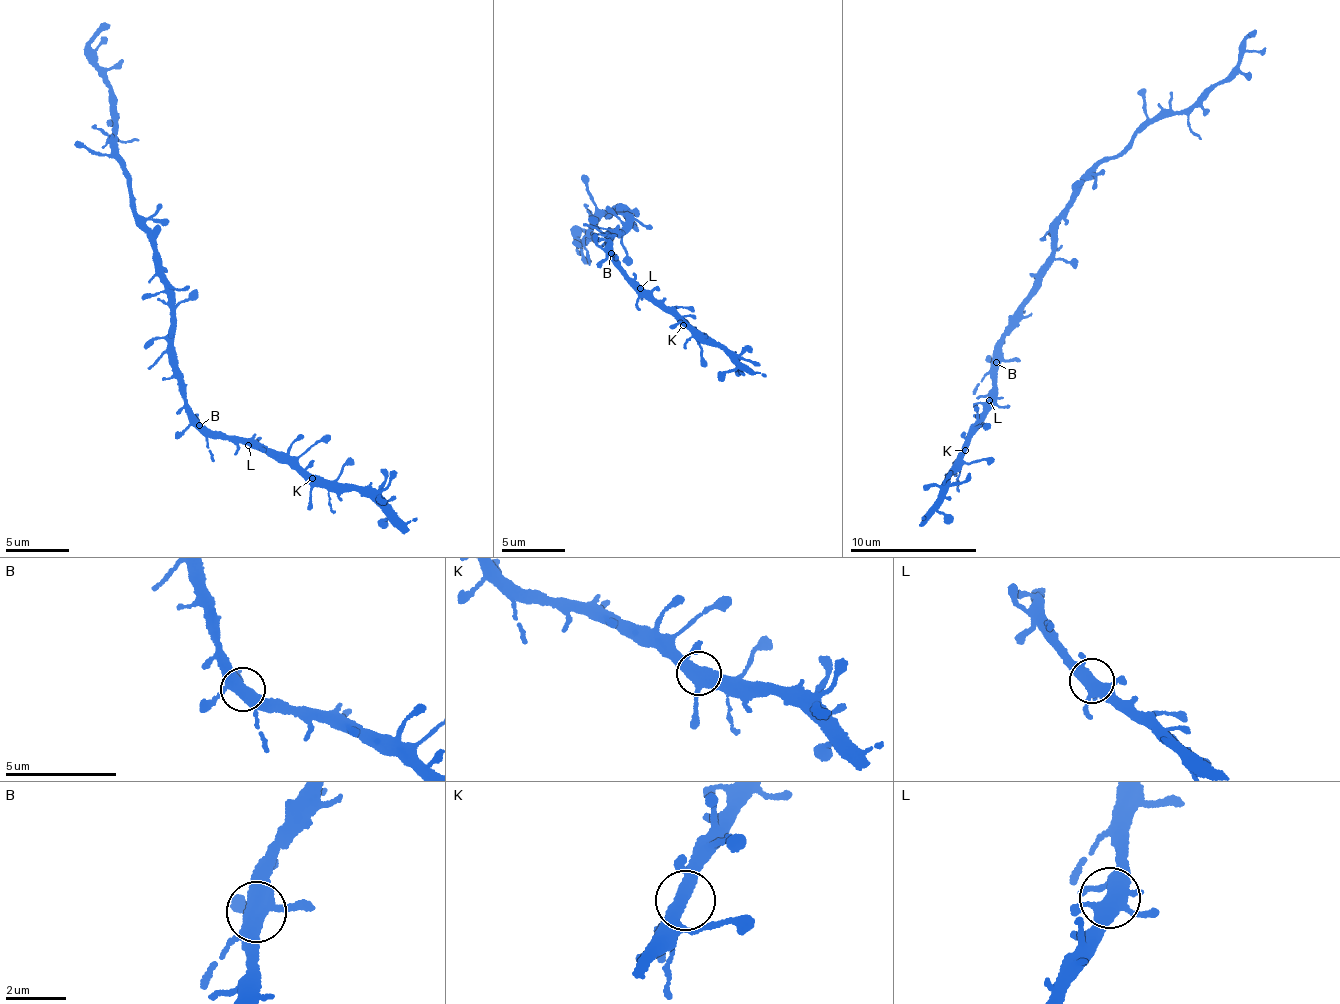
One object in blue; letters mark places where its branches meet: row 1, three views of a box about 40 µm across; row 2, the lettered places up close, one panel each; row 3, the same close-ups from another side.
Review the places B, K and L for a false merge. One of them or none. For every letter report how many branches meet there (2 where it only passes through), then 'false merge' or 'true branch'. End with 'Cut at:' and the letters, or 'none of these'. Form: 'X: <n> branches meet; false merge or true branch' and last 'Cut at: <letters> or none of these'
B: 5 branches meet; true branch
K: 4 branches meet; true branch
L: 5 branches meet; true branch
Cut at: none of these

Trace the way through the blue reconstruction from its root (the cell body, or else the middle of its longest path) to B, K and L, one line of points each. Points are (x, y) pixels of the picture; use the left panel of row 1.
B: (171, 334), (184, 403), (200, 425)
K: (171, 334), (172, 353), (180, 370), (183, 395), (203, 425), (290, 458), (312, 478)
L: (171, 334), (173, 358), (180, 370), (187, 404), (203, 425), (248, 445)

